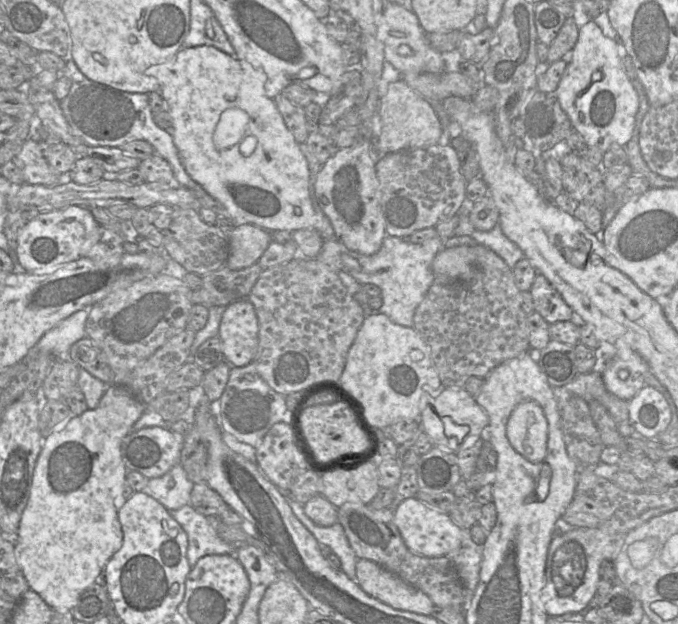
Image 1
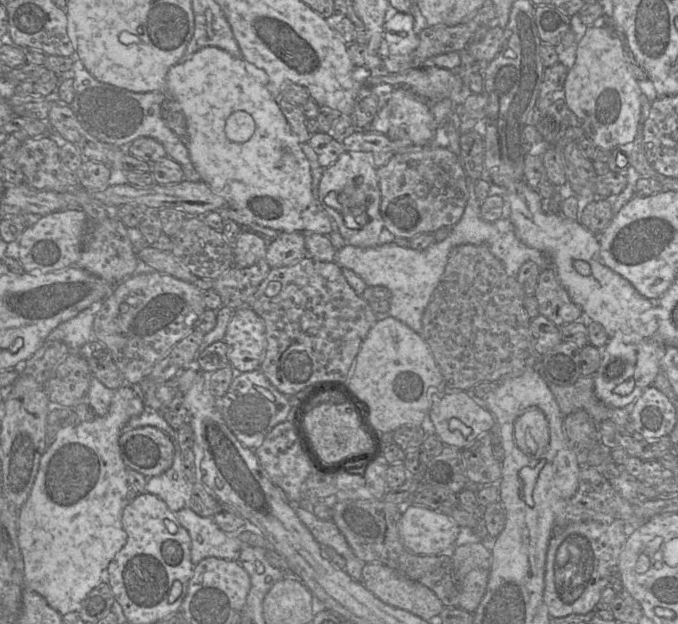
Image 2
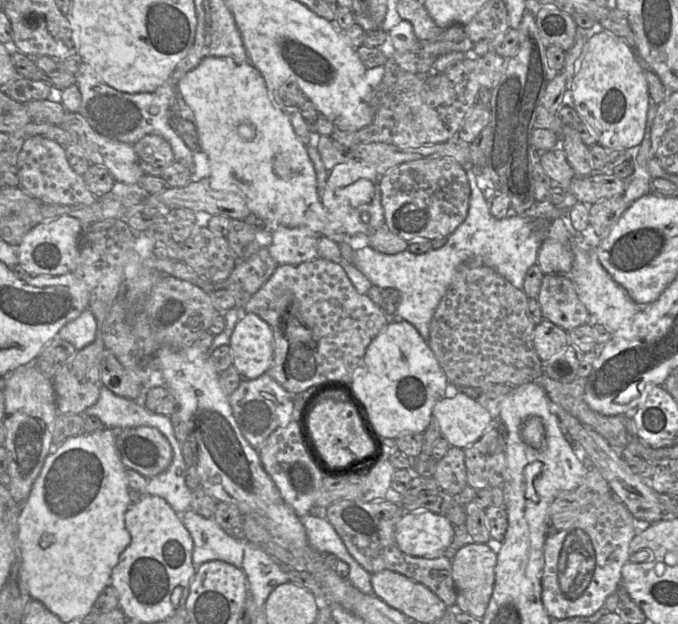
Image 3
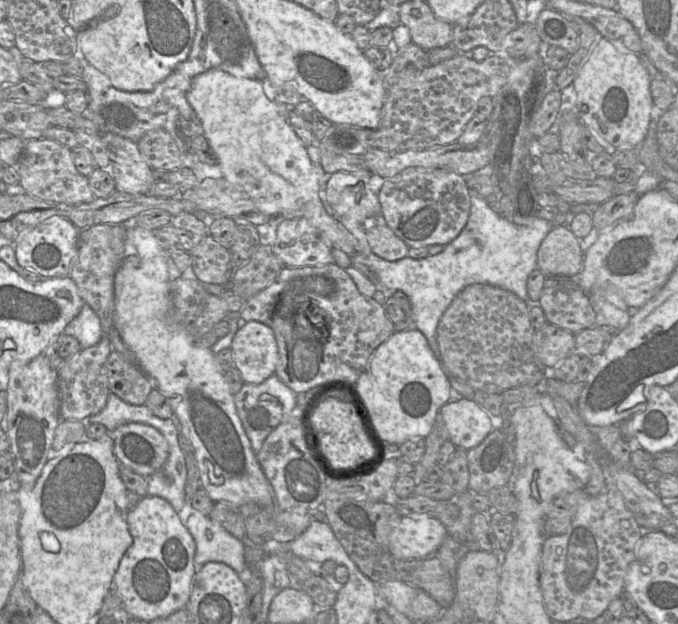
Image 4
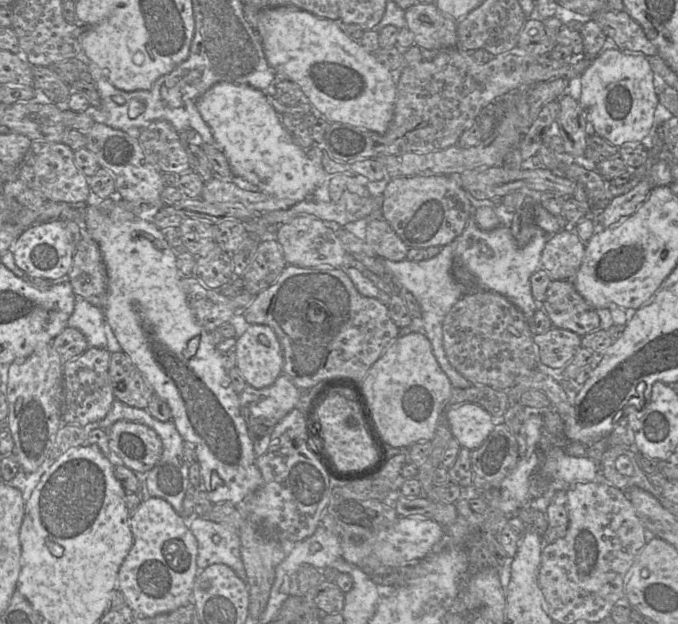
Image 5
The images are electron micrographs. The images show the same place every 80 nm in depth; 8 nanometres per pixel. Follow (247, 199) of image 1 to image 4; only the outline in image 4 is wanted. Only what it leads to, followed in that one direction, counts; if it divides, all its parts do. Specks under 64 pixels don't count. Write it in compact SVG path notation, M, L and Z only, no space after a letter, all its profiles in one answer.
M211 68L199 75L197 75L191 84L191 87L187 93L187 100L194 109L197 117L199 118L202 128L204 130L204 136L207 138L211 148L216 154L218 165L223 173L223 177L232 185L239 188L249 195L253 200L256 207L265 215L270 217L271 220L280 221L280 219L292 219L292 218L306 218L314 227L320 229L325 233L328 239L331 241L333 247L339 248L349 257L359 253L359 242L357 239L344 227L344 225L334 217L334 214L330 214L324 207L321 199L319 198L319 179L316 174L316 166L311 161L307 154L306 146L301 139L294 132L290 123L280 114L278 110L278 102L270 100L264 93L263 82L259 79L249 79L245 77L235 76L227 71Z

